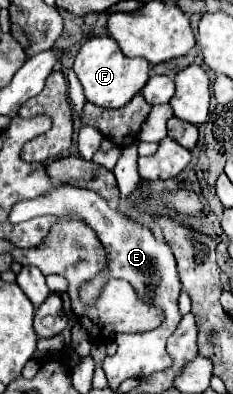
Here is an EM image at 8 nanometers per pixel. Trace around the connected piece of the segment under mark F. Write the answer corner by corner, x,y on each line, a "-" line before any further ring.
95,36
89,38
77,52
73,70
83,86
85,98
91,104
103,108
121,108
125,106
149,80
149,62
143,58
127,58
119,50
117,42
109,36

